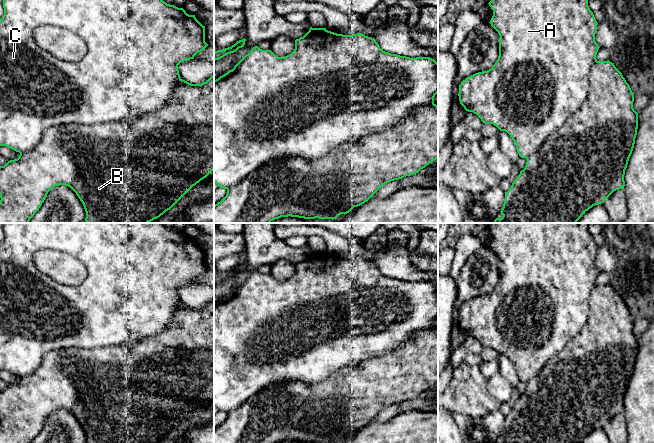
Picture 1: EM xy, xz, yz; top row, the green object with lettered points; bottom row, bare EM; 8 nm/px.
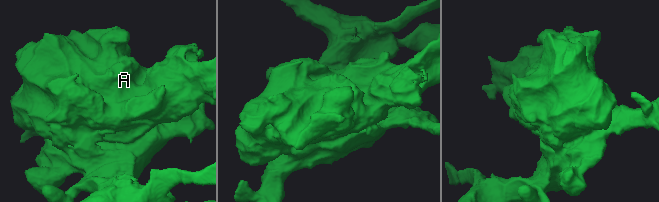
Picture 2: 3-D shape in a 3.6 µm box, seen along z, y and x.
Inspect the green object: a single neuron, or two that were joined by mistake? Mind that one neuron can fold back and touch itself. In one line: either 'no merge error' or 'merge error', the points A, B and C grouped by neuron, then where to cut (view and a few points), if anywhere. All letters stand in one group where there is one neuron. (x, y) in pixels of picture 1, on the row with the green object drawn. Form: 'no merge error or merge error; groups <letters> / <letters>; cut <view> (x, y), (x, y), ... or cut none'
merge error; groups A C / B; cut xz (433, 102), (320, 157), (270, 160), (227, 189)

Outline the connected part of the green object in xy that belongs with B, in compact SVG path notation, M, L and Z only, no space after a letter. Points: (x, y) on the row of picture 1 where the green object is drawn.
M214 74L201 84L191 84L183 79L168 103L158 111L142 115L133 122L116 121L101 124L67 124L48 128L39 144L33 149L20 153L19 157L0 166L0 223L29 223L39 210L48 192L55 186L70 187L82 202L87 223L149 223L170 210L193 186L206 178L214 170Z

